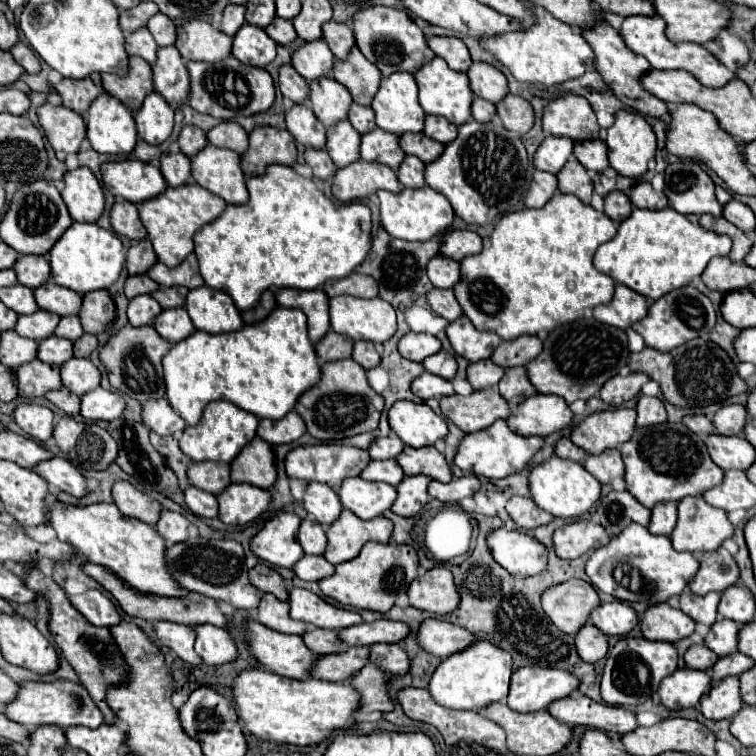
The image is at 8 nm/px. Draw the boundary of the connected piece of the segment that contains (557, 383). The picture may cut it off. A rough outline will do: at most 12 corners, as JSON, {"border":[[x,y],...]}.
{"border":[[584,317],[526,365],[538,393],[576,399],[628,363],[626,331]]}

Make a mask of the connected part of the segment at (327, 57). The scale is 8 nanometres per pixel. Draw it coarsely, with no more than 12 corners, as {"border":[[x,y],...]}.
{"border":[[308,41],[290,65],[306,79],[332,75],[334,53],[326,41]]}

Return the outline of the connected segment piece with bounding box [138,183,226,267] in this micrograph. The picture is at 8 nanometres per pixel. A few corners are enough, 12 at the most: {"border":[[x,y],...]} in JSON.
{"border":[[196,183],[138,205],[158,261],[176,267],[226,203]]}

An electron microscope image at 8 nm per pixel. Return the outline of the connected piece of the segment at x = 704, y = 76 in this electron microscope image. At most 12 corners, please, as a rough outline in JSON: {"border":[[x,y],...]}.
{"border":[[626,17],[622,39],[652,69],[718,89],[736,73],[706,47],[674,45],[662,17]]}

